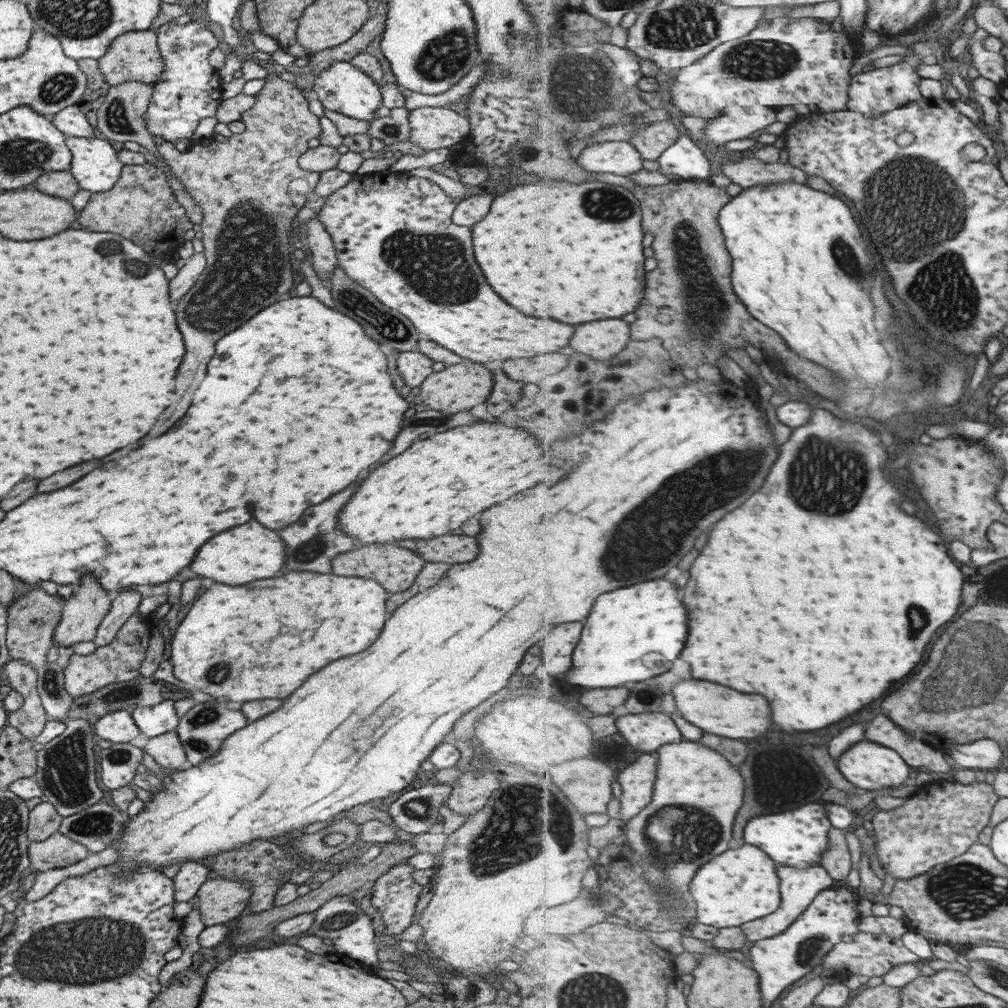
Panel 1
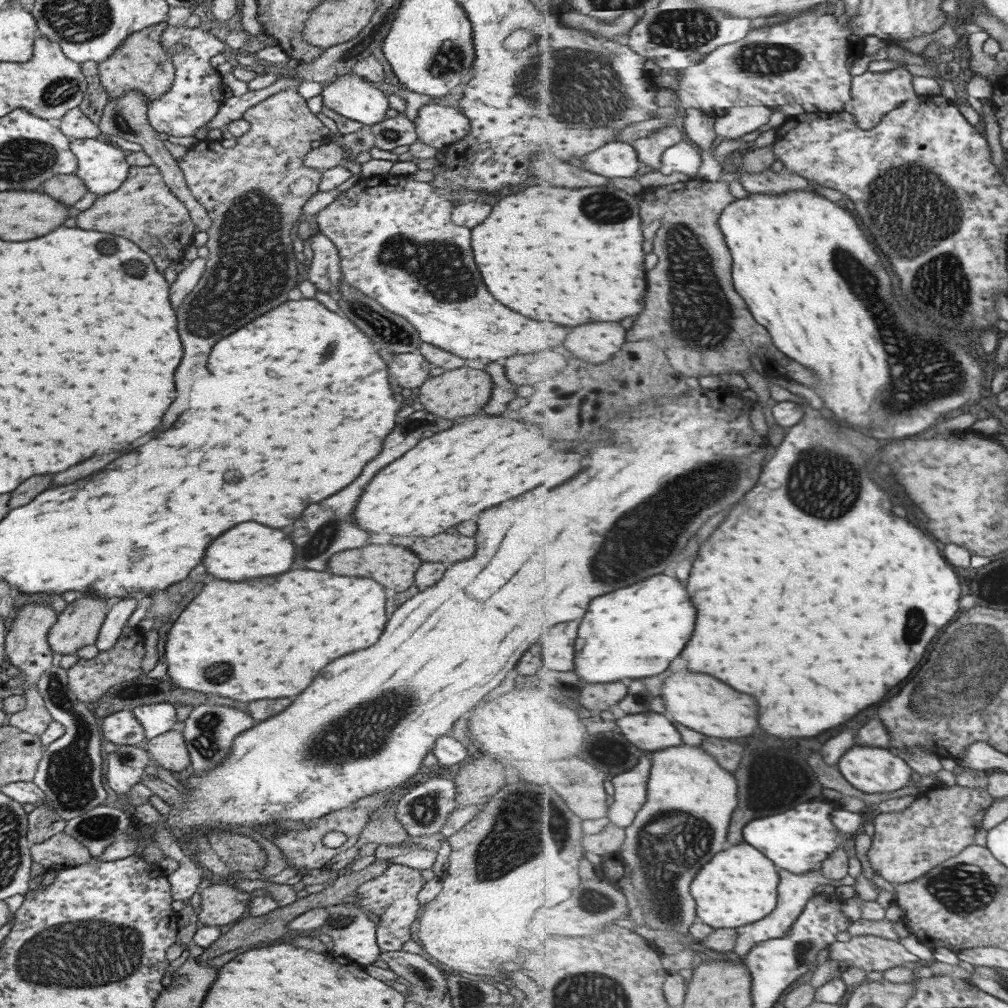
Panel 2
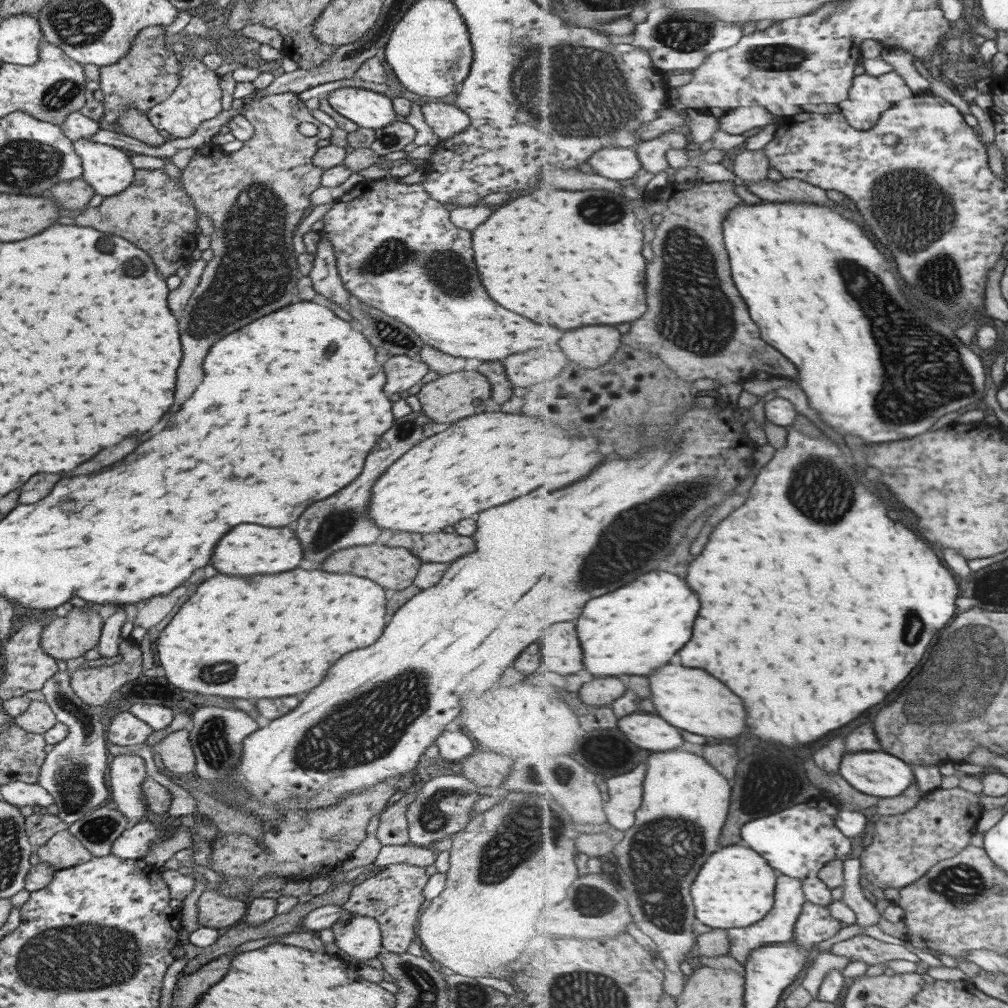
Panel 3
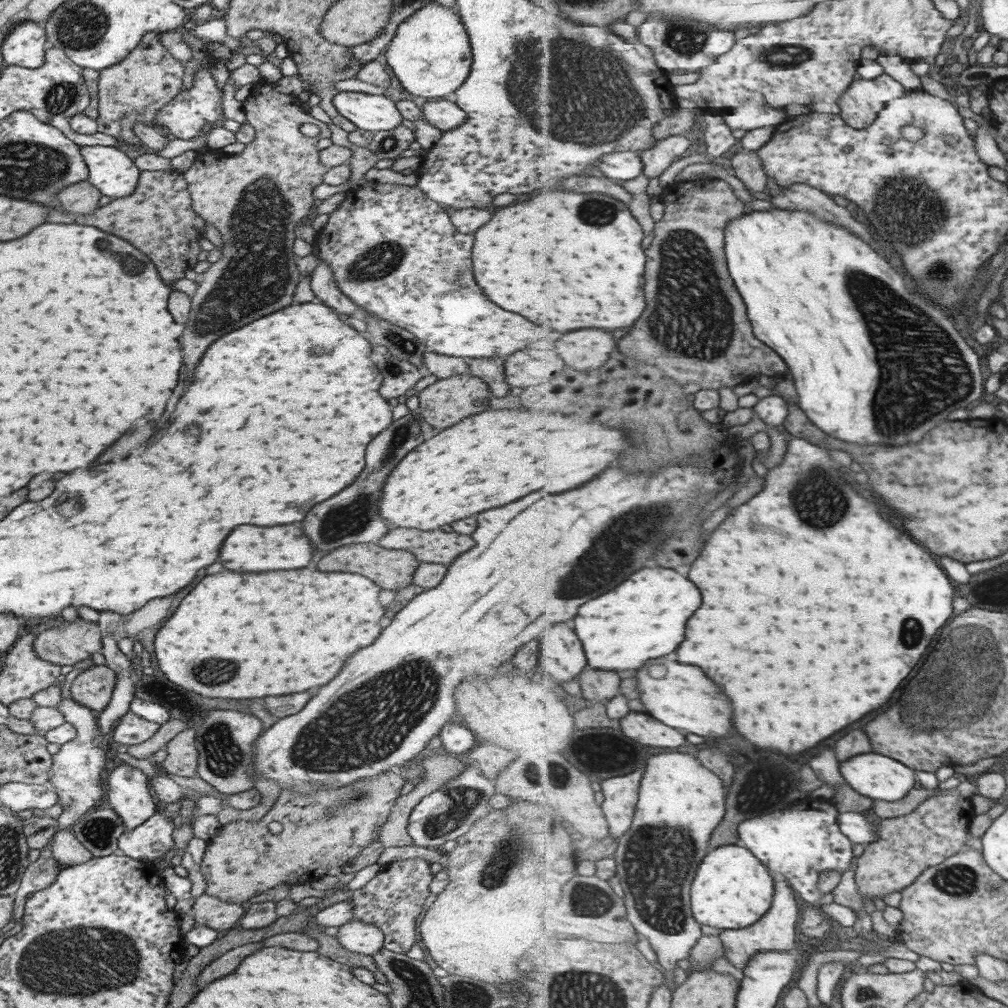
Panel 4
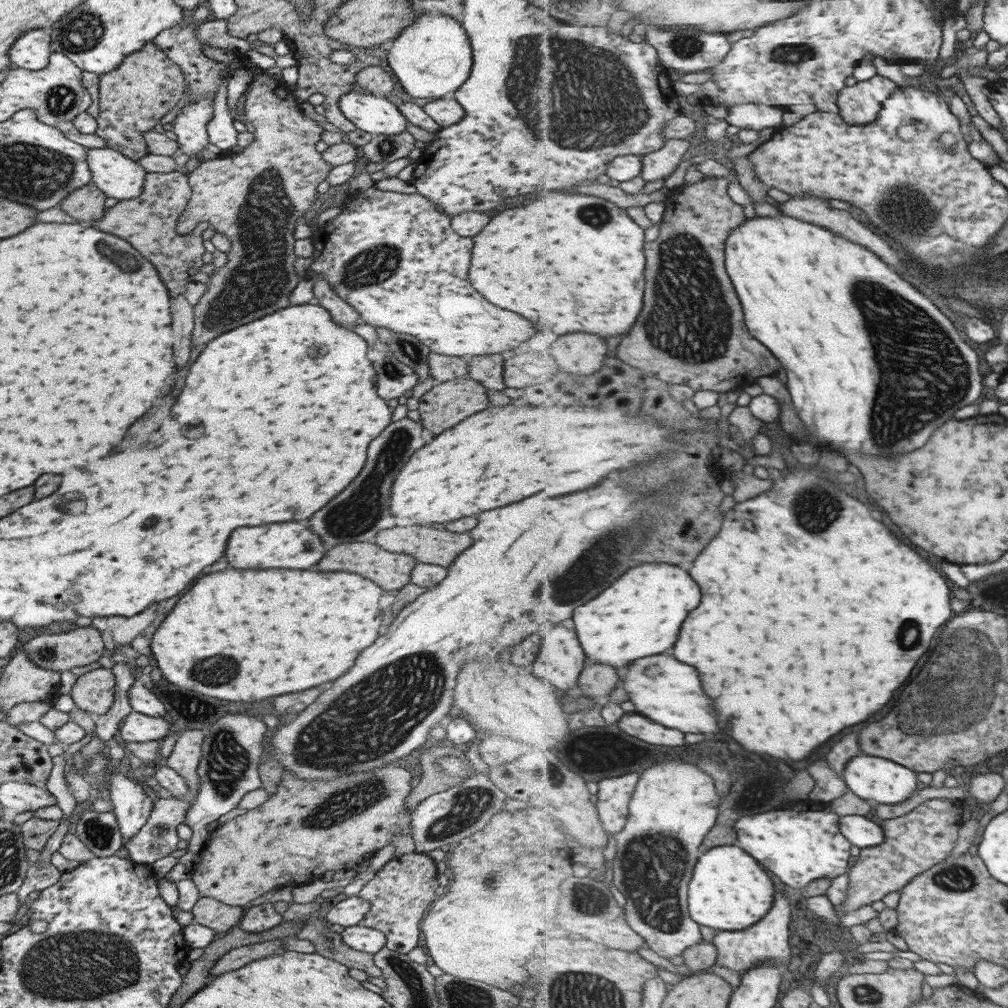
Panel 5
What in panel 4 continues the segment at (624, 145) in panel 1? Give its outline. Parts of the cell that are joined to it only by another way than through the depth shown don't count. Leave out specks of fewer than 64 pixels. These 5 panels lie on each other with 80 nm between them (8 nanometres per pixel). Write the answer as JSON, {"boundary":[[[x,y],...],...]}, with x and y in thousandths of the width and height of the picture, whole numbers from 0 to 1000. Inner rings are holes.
{"boundary":[[[633,150],[607,151],[598,157],[592,165],[601,177],[620,180],[638,174],[637,154]]]}

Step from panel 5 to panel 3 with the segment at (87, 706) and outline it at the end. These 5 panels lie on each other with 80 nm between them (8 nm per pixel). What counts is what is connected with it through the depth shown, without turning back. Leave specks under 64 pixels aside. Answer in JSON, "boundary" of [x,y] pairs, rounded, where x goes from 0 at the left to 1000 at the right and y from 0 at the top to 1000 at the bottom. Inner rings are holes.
{"boundary":[[[129,633],[117,637],[118,657],[96,664],[77,662],[68,668],[70,685],[82,698],[100,702],[122,678],[133,675],[142,667],[140,647]]]}

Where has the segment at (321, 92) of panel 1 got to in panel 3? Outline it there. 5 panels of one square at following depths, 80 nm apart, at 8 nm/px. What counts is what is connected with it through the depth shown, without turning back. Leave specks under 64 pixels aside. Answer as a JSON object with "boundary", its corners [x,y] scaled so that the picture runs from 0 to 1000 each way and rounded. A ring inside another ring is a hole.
{"boundary":[[[338,85],[324,93],[323,98],[334,113],[358,127],[371,130],[392,120],[389,101],[380,92]]]}

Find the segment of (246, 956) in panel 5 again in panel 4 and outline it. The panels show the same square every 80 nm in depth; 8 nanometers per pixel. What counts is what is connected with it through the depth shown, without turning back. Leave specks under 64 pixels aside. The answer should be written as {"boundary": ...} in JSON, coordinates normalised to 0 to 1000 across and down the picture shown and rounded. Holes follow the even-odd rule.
{"boundary":[[[259,934],[236,938],[219,946],[219,948],[217,948],[215,952],[211,952],[207,958],[203,957],[201,964],[198,964],[198,966],[195,967],[195,972],[193,972],[195,980],[199,982],[203,976],[207,976],[207,974],[211,974],[211,972],[215,972],[215,970],[227,966],[227,964],[235,958],[235,954],[241,952],[243,946],[253,944],[253,942],[257,940],[257,937],[259,937]]]}

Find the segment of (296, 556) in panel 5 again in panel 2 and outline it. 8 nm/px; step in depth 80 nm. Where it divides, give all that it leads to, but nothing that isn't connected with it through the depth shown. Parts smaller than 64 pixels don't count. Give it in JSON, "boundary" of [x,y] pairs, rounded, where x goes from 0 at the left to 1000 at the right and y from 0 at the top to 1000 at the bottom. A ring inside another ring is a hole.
{"boundary":[[[243,518],[215,532],[215,536],[211,536],[207,544],[203,544],[203,556],[199,556],[199,560],[203,562],[205,569],[217,575],[237,577],[243,573],[279,569],[287,565],[289,554],[291,554],[291,540],[279,526],[263,524],[255,518]]]}

